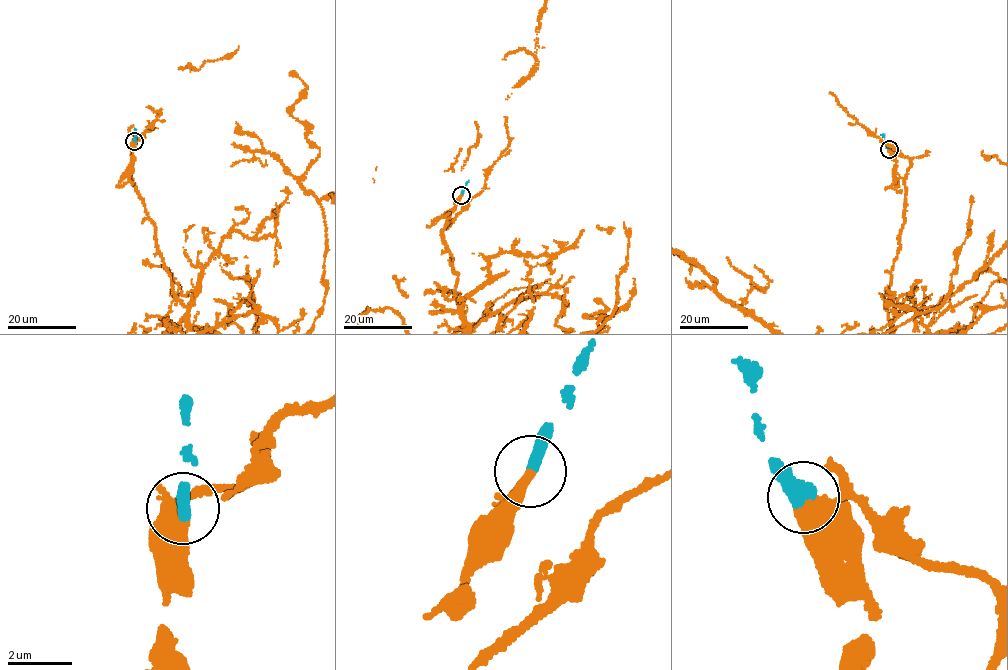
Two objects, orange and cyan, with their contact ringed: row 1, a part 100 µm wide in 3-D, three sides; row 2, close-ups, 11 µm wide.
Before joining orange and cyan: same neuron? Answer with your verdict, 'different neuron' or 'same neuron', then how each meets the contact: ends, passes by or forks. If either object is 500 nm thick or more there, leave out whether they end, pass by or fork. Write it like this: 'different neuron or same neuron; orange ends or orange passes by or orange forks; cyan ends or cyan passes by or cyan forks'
same neuron; orange ends; cyan ends

